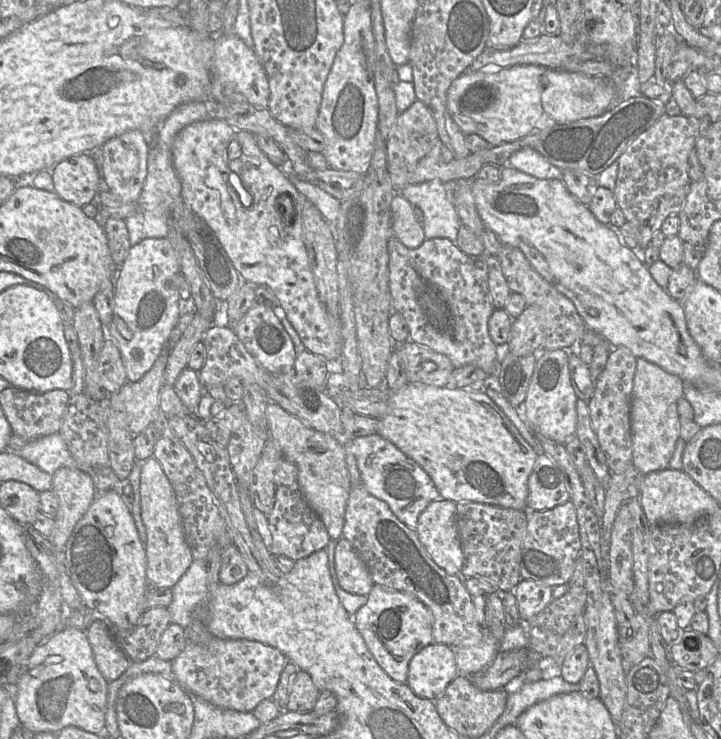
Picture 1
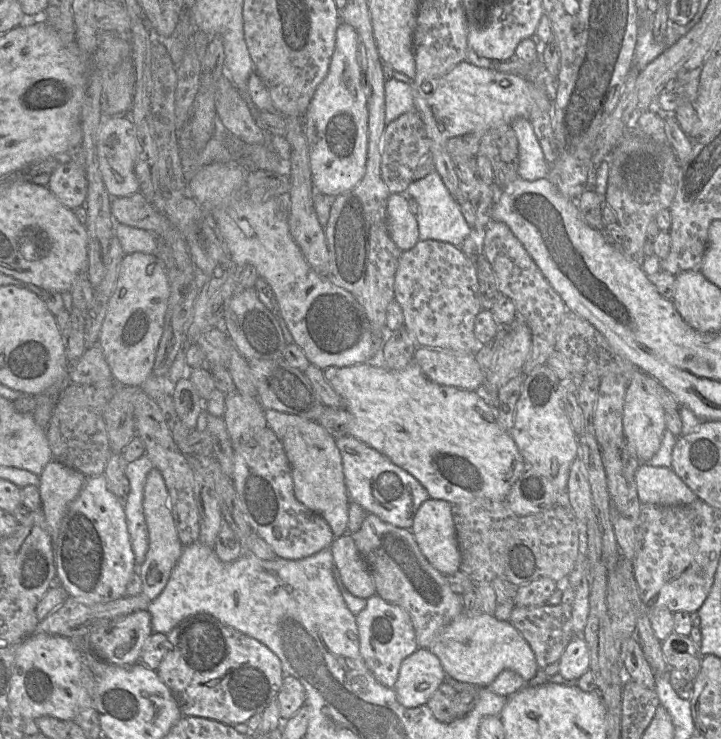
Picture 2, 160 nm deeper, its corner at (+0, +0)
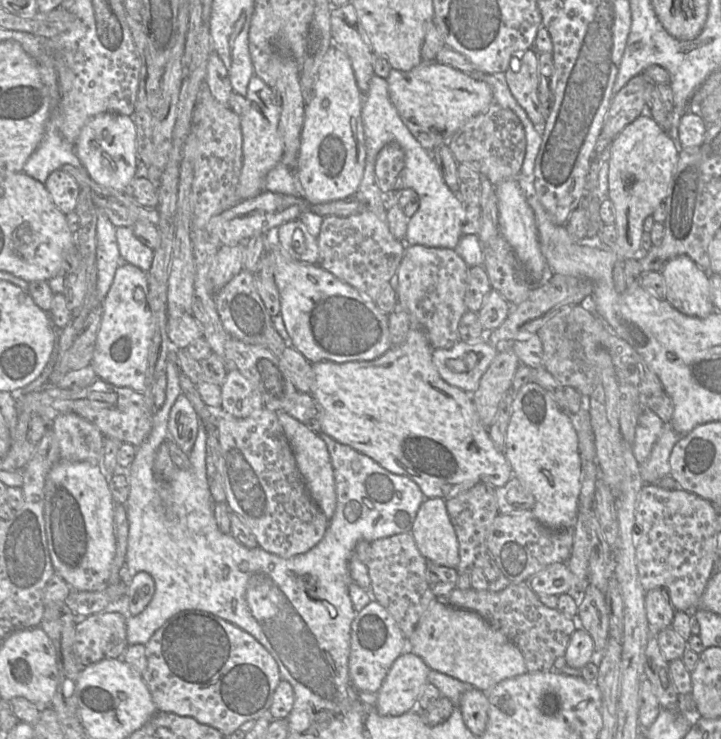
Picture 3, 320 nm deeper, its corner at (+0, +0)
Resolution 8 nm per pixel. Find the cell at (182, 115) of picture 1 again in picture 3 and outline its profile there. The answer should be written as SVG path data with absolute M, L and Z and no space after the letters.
M129 226L116 227L116 239L122 262L135 265L147 273L153 262L154 251L141 243Z

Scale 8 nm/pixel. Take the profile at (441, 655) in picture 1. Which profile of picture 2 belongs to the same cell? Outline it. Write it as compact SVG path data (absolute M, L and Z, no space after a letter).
M418 648L402 661L393 689L402 706L416 708L425 705L445 679L439 658L428 648Z

